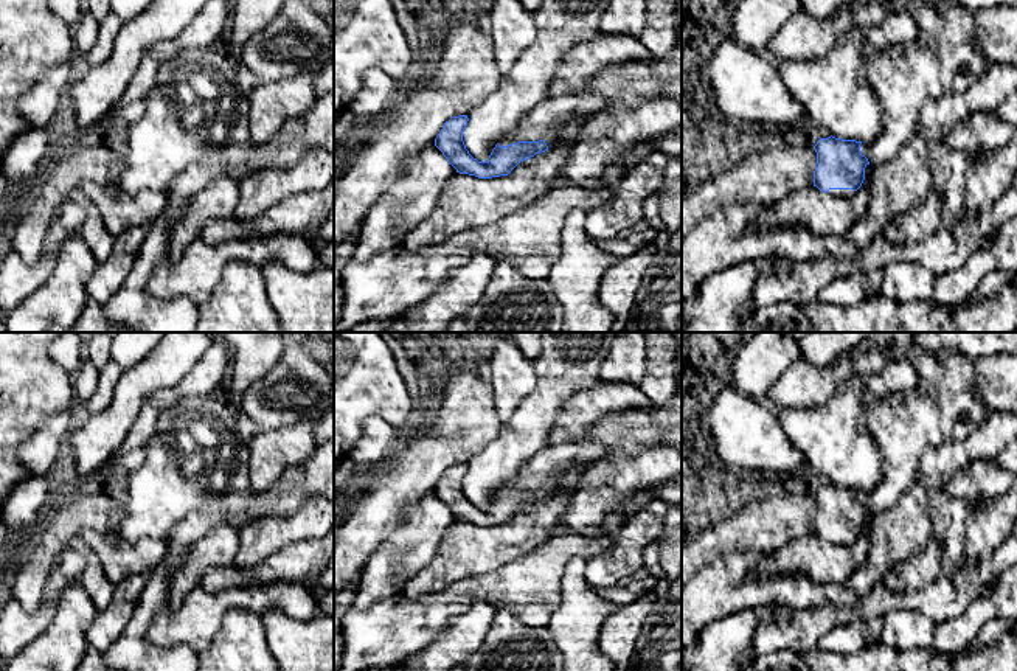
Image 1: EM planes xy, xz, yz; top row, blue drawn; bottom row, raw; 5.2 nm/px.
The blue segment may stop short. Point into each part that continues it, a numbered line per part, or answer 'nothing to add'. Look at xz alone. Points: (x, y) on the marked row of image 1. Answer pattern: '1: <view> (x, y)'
1: xz (635, 83)

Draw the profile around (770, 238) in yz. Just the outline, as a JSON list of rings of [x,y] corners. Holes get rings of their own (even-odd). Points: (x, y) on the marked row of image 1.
[[[758,203],[730,205],[724,211],[703,217],[685,236],[682,242],[682,300],[689,298],[700,281],[750,259],[762,256],[790,256],[795,261],[820,259],[826,256],[854,258],[865,250],[856,245],[846,233],[818,235],[798,224],[789,228],[758,230],[755,224],[764,210],[765,207]]]

